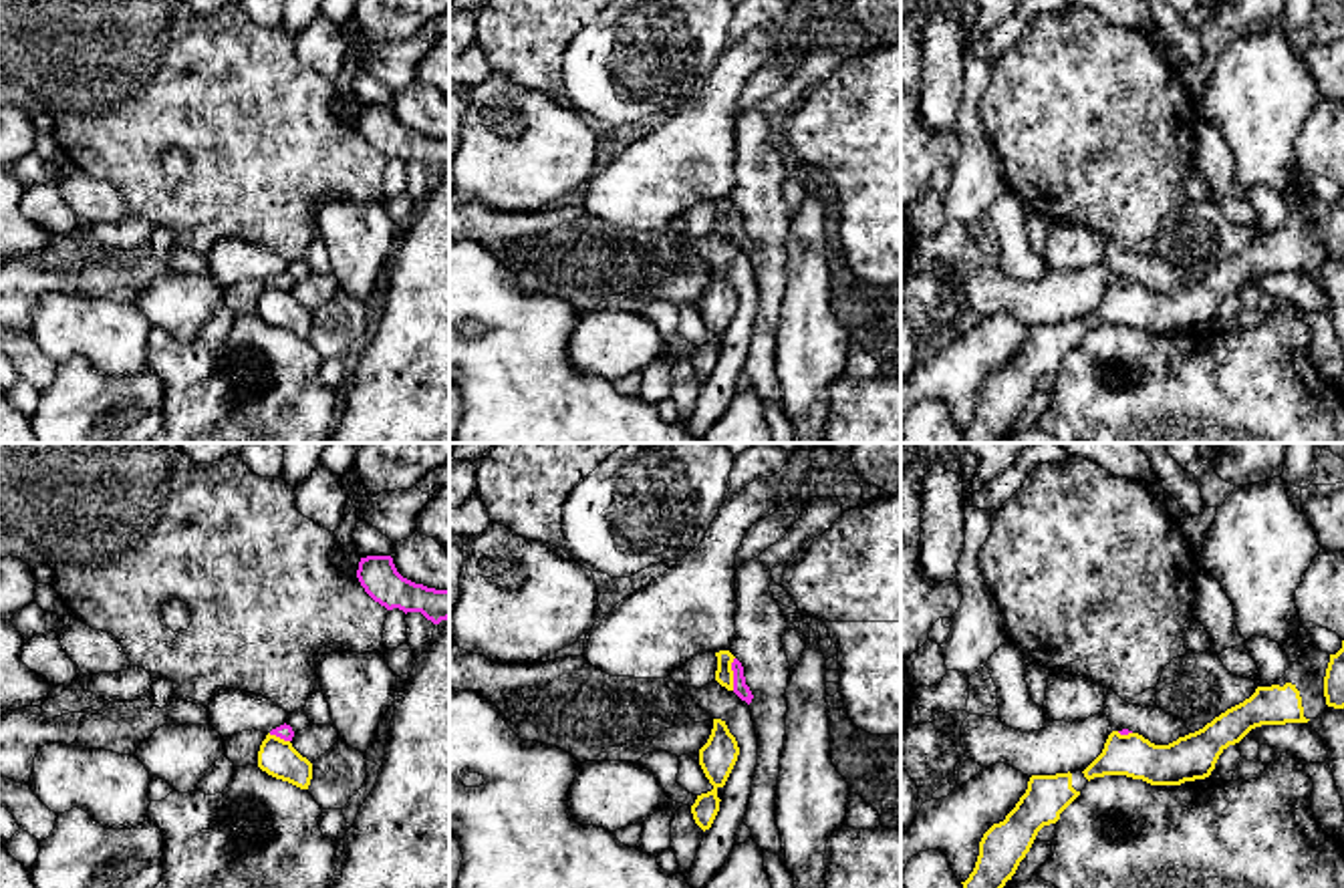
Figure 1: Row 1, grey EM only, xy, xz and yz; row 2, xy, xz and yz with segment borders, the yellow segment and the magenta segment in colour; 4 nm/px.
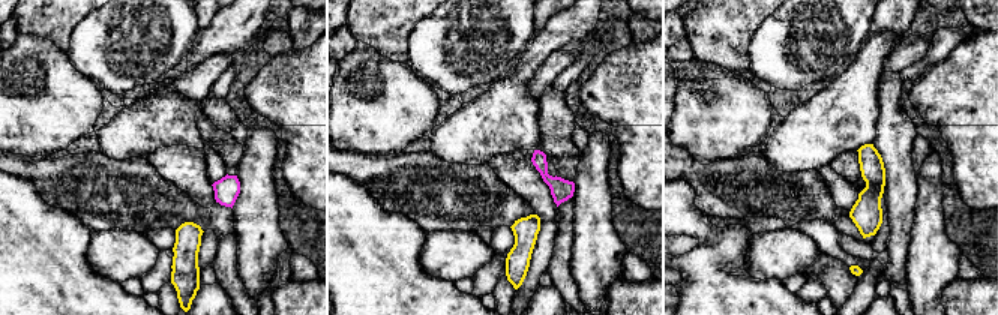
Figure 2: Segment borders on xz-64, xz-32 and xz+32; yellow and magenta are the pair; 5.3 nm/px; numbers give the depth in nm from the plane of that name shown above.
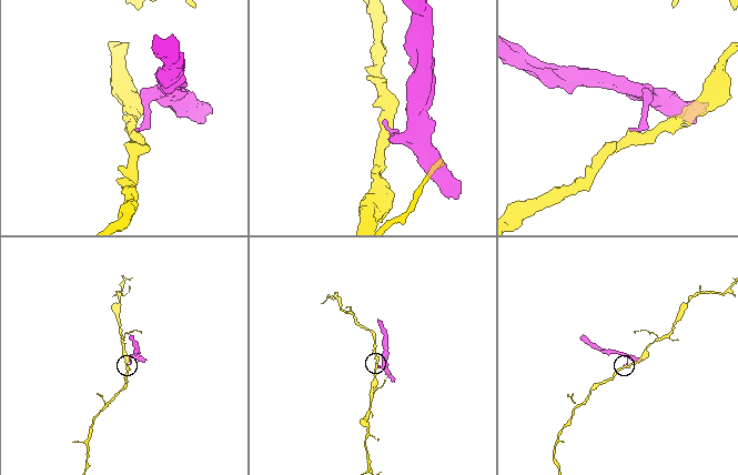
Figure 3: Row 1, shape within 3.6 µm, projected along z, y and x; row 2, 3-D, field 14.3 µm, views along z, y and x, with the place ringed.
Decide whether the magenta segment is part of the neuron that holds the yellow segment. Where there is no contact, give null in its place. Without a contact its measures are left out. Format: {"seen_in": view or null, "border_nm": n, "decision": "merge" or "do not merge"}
{"seen_in": "xz", "border_nm": 140, "decision": "do not merge"}

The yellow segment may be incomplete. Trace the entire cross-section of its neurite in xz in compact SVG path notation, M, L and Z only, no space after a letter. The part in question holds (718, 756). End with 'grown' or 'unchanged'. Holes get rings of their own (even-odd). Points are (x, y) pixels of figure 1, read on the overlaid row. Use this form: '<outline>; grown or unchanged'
M713 719L711 735L699 749L699 765L713 789L697 795L695 803L691 805L693 820L703 832L711 828L719 811L721 799L717 797L717 789L725 785L737 755L737 741L729 733L725 721Z; unchanged

